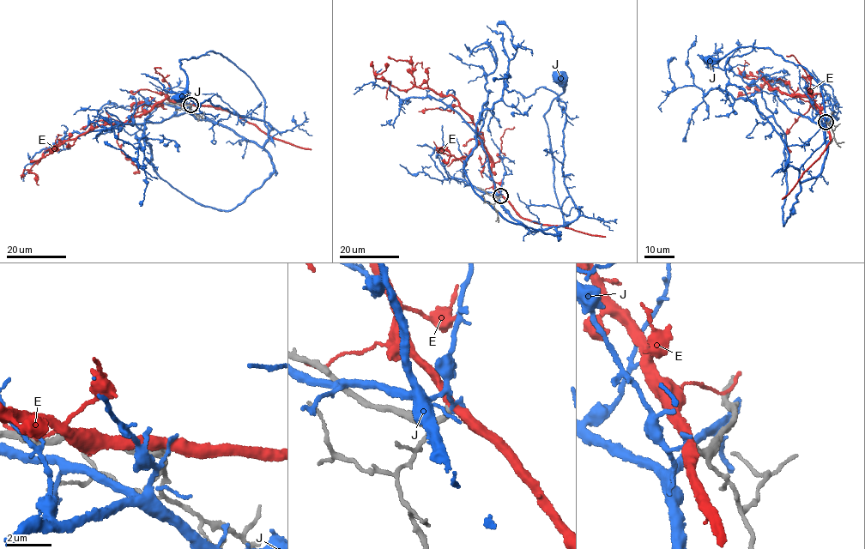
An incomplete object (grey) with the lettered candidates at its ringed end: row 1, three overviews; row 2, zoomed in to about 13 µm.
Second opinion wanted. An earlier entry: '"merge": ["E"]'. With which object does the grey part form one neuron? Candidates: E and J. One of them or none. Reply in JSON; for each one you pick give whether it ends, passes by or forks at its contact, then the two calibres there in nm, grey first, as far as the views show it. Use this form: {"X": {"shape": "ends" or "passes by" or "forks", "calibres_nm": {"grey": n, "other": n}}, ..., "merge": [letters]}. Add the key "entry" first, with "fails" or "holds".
{"entry": "fails", "merge": []}

